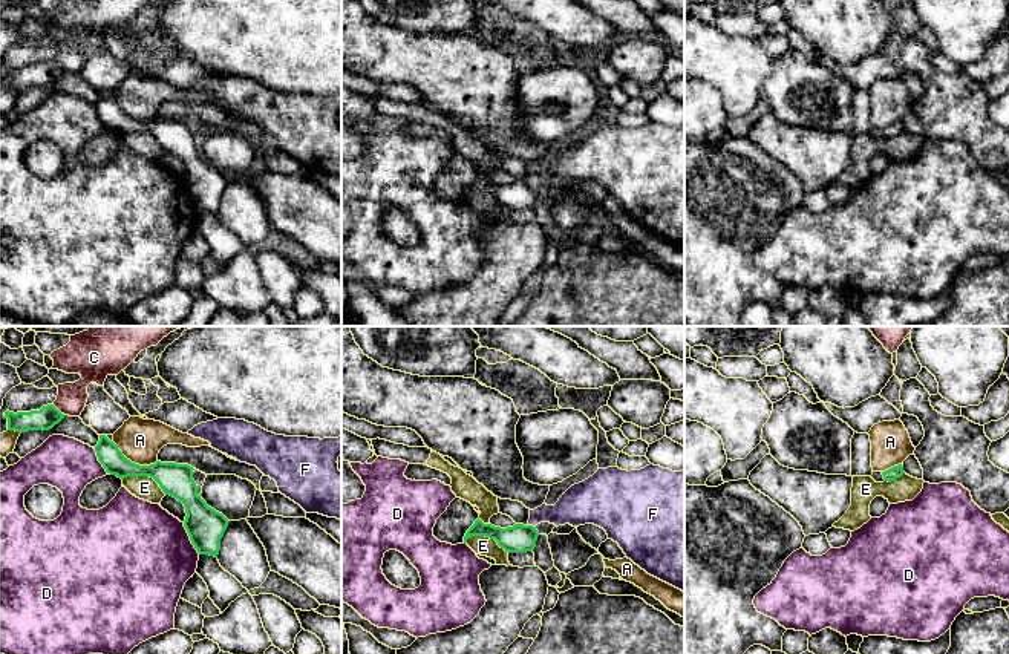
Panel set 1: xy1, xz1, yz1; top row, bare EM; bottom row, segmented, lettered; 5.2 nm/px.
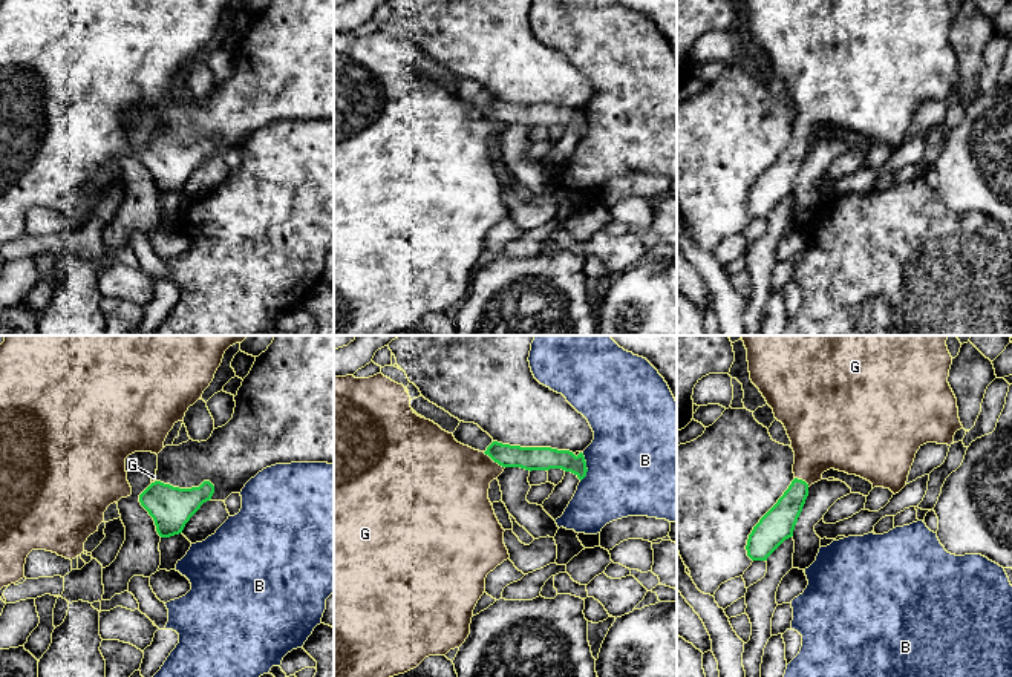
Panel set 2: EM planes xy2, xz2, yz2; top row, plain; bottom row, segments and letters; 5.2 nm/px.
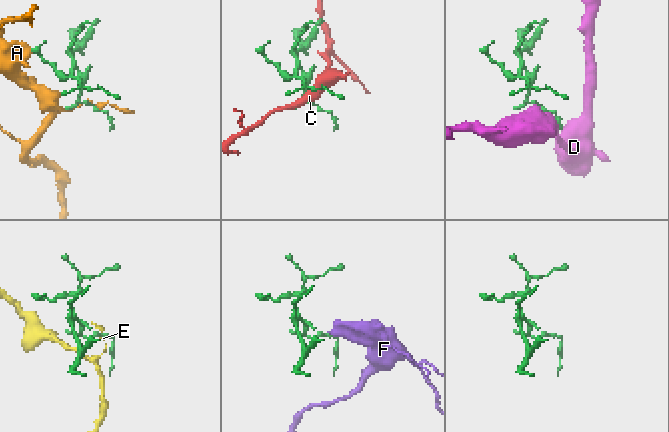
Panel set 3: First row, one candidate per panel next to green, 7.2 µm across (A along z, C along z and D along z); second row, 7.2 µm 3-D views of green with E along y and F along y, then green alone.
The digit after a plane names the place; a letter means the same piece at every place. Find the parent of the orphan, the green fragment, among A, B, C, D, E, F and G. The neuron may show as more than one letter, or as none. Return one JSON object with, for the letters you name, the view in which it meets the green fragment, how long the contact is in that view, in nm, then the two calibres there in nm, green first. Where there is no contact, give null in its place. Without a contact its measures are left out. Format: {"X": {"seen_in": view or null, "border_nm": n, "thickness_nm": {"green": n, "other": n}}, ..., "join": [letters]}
{"G": {"seen_in": "xz2", "border_nm": 150, "thickness_nm": {"green": 130, "other": 400}}, "join": ["G"]}

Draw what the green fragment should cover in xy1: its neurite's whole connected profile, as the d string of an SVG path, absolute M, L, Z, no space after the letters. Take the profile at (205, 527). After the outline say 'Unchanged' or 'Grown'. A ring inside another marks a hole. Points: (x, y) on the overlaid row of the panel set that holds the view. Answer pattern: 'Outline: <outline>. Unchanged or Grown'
Outline: M100 435L95 446L98 461L107 473L124 479L127 476L150 476L165 495L176 498L185 507L184 527L199 554L217 558L220 539L228 527L228 519L208 507L198 493L193 467L188 464L161 463L139 466L127 459L118 446L106 435Z. Unchanged

